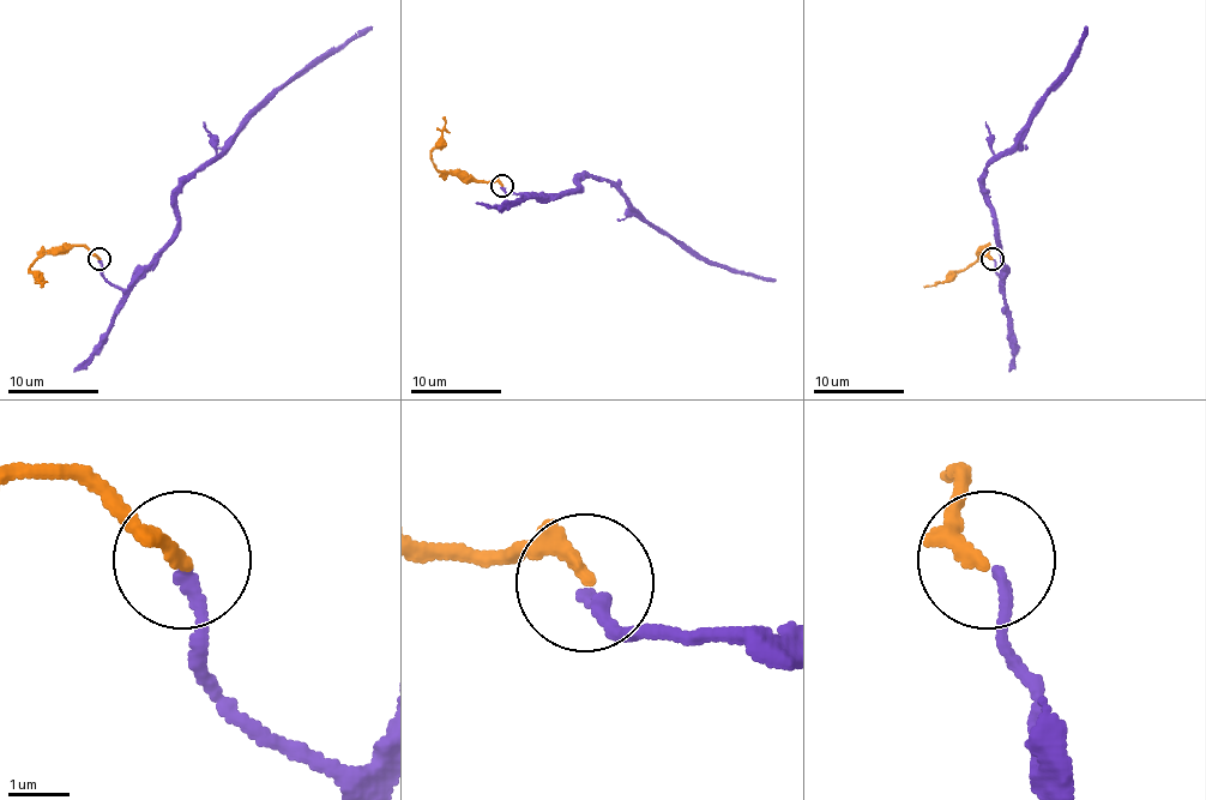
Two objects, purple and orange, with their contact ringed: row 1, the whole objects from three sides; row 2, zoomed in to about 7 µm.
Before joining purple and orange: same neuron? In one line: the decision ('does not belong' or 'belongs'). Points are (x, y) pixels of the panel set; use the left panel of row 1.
belongs

